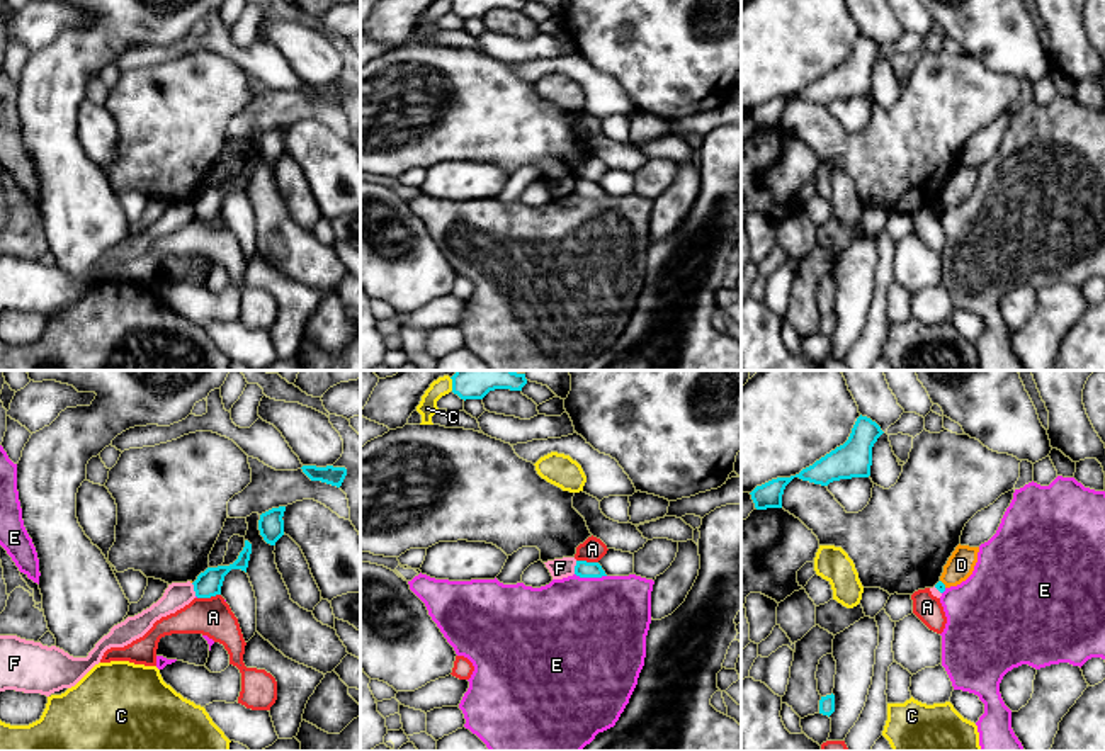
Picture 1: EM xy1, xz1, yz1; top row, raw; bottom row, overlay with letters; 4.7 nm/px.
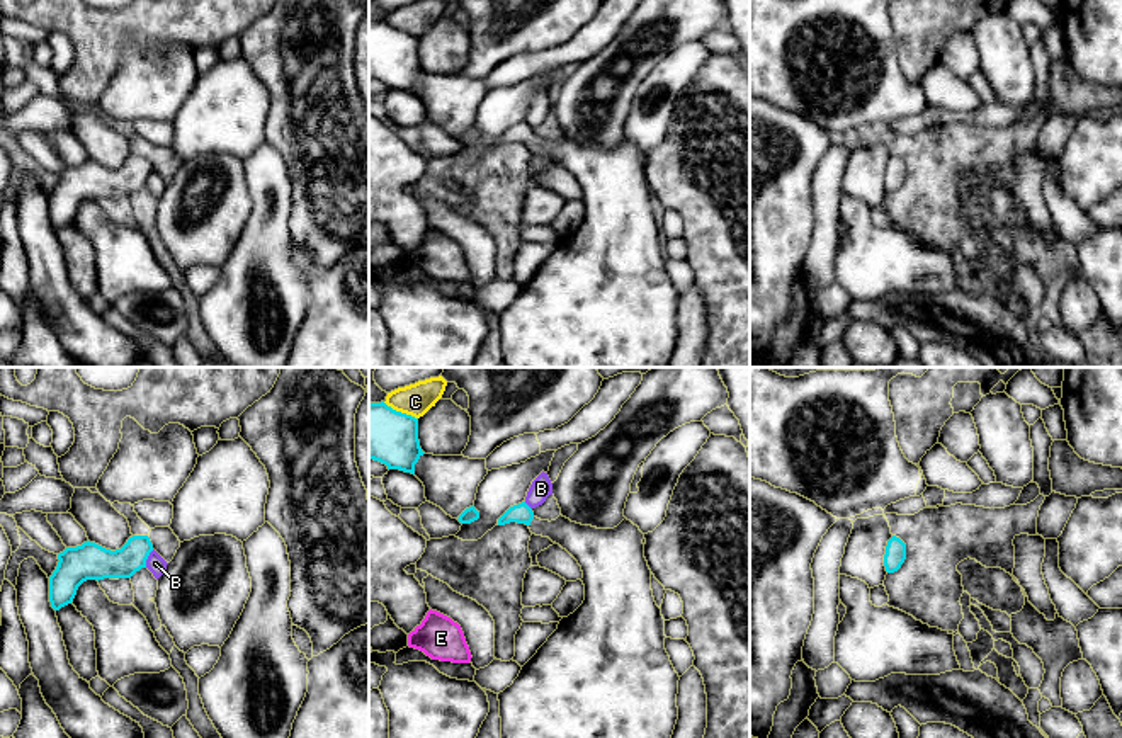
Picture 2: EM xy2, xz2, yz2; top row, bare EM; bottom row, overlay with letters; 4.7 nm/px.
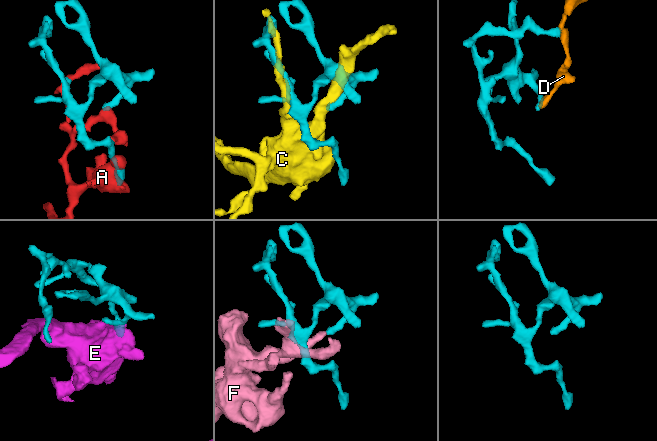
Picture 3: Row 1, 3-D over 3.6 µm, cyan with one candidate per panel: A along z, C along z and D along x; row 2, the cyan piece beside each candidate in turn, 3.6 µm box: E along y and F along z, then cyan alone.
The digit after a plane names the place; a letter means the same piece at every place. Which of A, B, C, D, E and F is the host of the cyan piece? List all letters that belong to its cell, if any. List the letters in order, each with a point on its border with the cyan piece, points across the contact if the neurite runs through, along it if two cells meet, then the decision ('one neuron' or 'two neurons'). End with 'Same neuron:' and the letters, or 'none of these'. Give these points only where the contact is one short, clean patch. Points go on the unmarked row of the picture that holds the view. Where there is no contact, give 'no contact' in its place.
A: xy1 (208, 216) | two neurons
B: xy2 (147, 177) | along xy2 (153, 169), (145, 186) | two neurons
C: xz2 (400, 31) | two neurons
D: yz1 (942, 203) | two neurons
E: xz1 (590, 196) | along xz1 (575, 192), (580, 196), (606, 196) | two neurons
F: xy1 (194, 209) | along xy1 (191, 203), (196, 214) | two neurons
Same neuron: none of these

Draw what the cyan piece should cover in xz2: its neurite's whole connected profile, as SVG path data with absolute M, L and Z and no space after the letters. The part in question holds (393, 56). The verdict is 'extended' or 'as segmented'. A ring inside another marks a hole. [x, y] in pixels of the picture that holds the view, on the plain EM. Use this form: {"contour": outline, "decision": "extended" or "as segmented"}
{"contour": "M384 20L369 22L369 78L415 94L415 83L423 73L418 37L396 31Z", "decision": "as segmented"}

